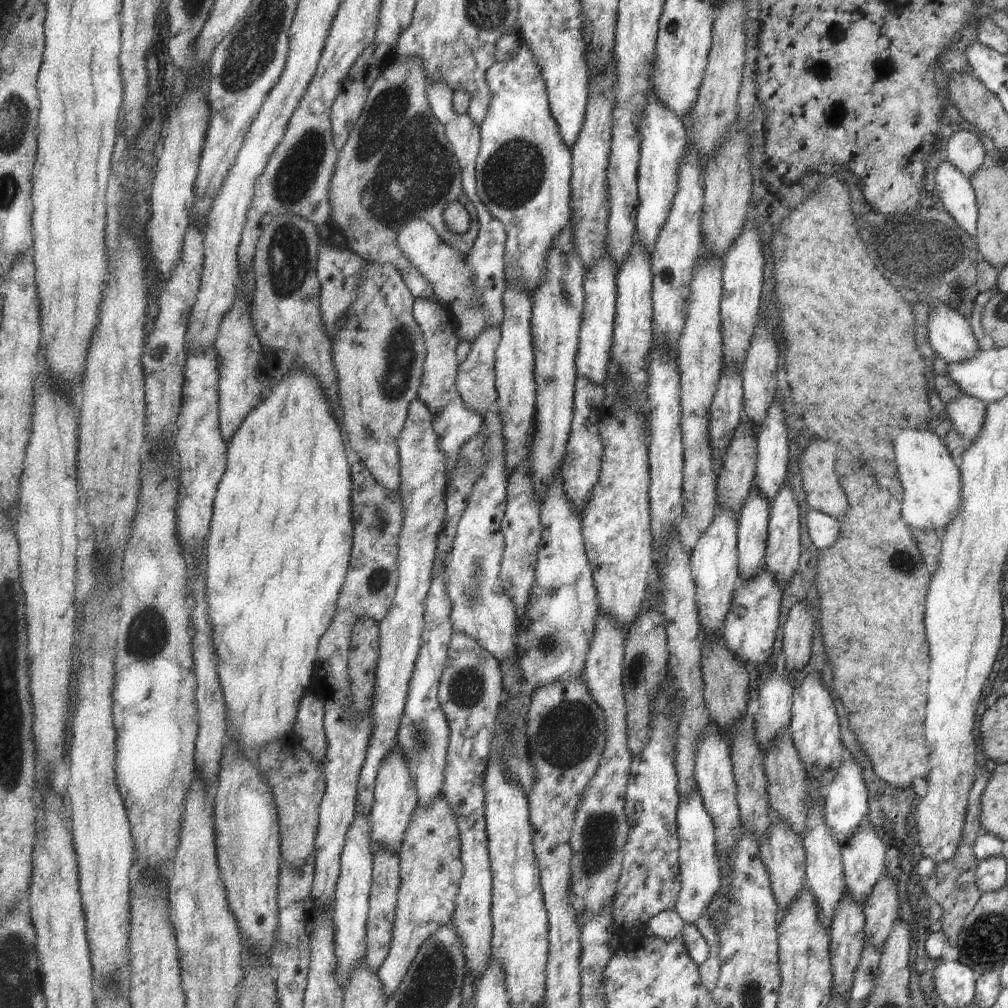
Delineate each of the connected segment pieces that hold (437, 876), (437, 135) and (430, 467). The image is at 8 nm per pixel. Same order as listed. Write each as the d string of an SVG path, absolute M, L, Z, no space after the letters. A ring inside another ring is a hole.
M442 795L433 798L429 804L418 803L400 849L402 887L398 896L391 954L379 970L379 980L383 980L387 1001L401 988L425 940L451 924L464 878L462 837L451 804Z
M395 54L389 61L390 65L382 70L382 76L375 80L370 96L354 131L350 133L350 140L340 151L338 169L331 182L331 222L343 230L347 241L347 248L362 257L368 263L390 263L399 268L403 278L415 299L435 296L433 284L423 276L423 272L405 256L403 248L399 248L399 232L411 220L424 220L433 226L442 245L451 246L465 258L473 250L480 233L477 209L466 196L459 160L447 140L446 126L442 125L435 116L427 96L428 75L419 56L411 56L399 60ZM451 202L465 206L471 216L471 226L466 234L455 234L447 226L445 211Z
M420 397L415 398L398 442L402 468L400 494L403 498L404 522L399 550L399 583L394 607L380 623L380 657L374 693L373 738L367 750L367 760L359 778L356 812L370 814L375 804L375 790L383 760L398 744L402 717L406 711L410 683L423 646L426 630L426 601L431 590L433 568L437 560L439 536L446 522L448 470L446 456L439 448L439 436L434 430L434 416Z

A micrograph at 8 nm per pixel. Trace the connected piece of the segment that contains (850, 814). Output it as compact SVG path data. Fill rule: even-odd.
M844 747L843 750L841 764L839 764L835 776L822 791L823 818L825 818L825 824L831 832L831 838L839 845L845 844L845 840L849 840L855 834L857 826L865 821L868 812L867 792L859 763L850 756L847 748Z

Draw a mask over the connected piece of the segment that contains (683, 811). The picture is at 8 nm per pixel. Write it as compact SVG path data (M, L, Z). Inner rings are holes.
M697 787L691 794L680 796L678 811L678 838L680 842L679 866L681 867L682 892L677 900L676 912L686 924L695 924L703 916L703 910L717 896L719 867L715 858L715 828L707 812L703 810Z

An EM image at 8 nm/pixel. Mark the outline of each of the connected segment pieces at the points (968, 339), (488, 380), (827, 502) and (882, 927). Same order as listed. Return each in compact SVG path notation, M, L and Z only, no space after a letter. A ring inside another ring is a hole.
M943 304L929 310L927 340L946 364L957 364L980 351L968 320Z
M501 325L487 326L473 343L469 358L460 366L461 370L457 381L459 393L463 396L467 407L478 411L483 417L485 417L485 412L494 410L498 406L496 352L501 343Z
M810 436L810 442L801 452L799 460L799 478L801 478L801 490L807 501L808 509L817 510L831 518L843 518L847 512L847 500L843 490L839 487L838 474L834 469L839 446L833 442L825 442Z
M886 874L877 880L862 903L864 941L879 950L898 918L897 886L891 875Z

